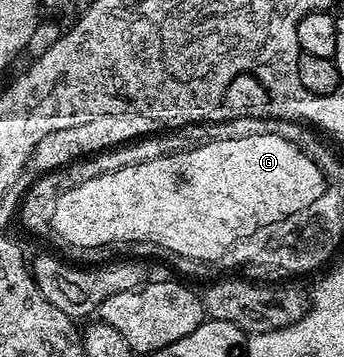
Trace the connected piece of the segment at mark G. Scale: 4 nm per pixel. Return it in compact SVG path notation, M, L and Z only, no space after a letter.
M250 133L247 137L226 137L223 141L207 141L206 139L182 153L172 153L167 157L154 159L152 162L123 167L115 173L99 175L70 191L65 191L60 195L60 199L56 200L51 227L54 237L63 237L68 244L75 245L78 249L98 249L101 245L111 247L118 241L152 240L156 244L168 247L178 259L187 257L190 261L205 263L210 257L218 257L218 253L222 253L222 249L226 249L226 245L235 241L237 236L259 230L260 227L267 226L269 222L275 221L280 216L302 208L302 205L306 205L306 201L318 197L318 189L322 189L322 177L318 177L318 169L314 169L314 165L310 165L310 161L306 161L306 157L302 157L298 149L294 149L294 139L289 136L281 137L278 133Z

